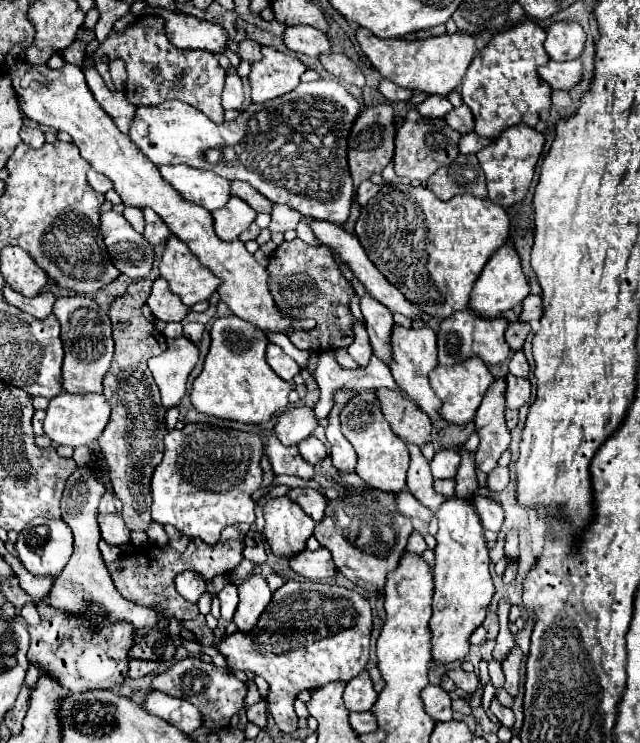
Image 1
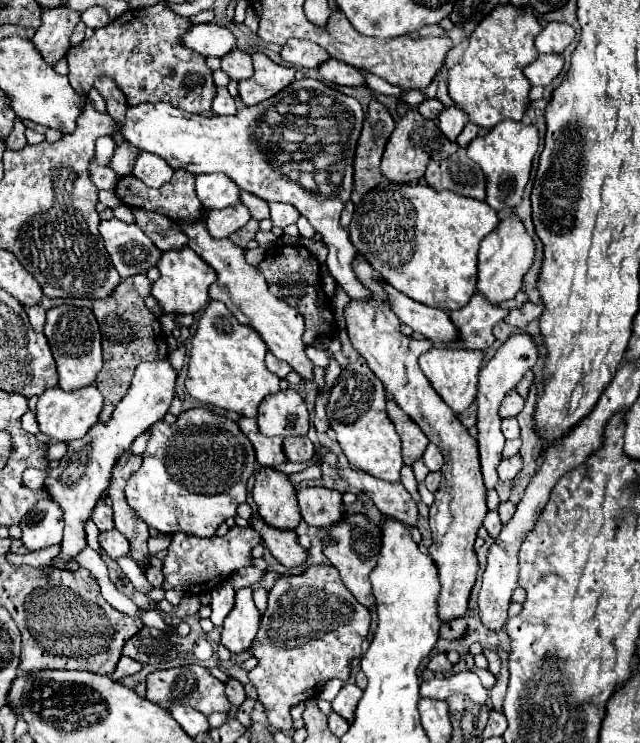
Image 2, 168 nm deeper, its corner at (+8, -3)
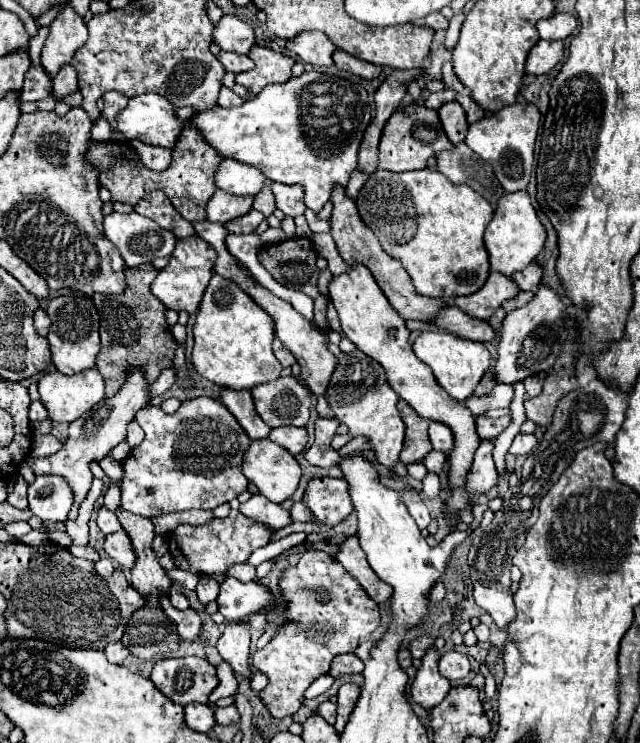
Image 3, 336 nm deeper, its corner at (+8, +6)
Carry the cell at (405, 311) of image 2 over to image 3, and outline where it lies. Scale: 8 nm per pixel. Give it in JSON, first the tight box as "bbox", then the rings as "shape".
{"bbox":[430,307,496,341],"shape":[[[444,307],[440,309],[440,313],[436,315],[434,321],[430,321],[432,325],[446,329],[458,337],[464,339],[474,339],[474,341],[492,341],[496,337],[496,331],[488,325],[488,321],[480,321],[474,319],[466,313],[462,313],[458,307]]]}

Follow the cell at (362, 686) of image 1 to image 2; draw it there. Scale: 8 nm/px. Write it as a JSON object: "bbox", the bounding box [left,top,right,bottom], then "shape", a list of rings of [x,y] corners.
{"bbox":[332,684,362,722],"shape":[[[346,684],[338,696],[332,702],[332,708],[336,714],[340,714],[344,720],[352,722],[354,720],[354,710],[358,706],[358,700],[362,698],[362,690],[356,684]]]}

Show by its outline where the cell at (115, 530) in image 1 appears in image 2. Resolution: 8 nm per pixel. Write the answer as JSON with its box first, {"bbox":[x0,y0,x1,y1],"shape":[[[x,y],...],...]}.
{"bbox":[98,530,130,560],"shape":[[[108,530],[108,532],[100,532],[98,536],[102,550],[112,558],[118,560],[120,556],[124,556],[130,550],[128,540],[118,532],[118,530]]]}

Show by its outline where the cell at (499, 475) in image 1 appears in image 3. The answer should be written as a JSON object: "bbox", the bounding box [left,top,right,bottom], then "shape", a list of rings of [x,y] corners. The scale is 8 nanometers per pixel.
{"bbox":[510,435,538,455],"shape":[[[516,435],[516,439],[514,439],[514,443],[512,443],[512,447],[510,447],[510,455],[528,455],[532,449],[534,449],[534,445],[536,445],[538,441],[536,441],[536,437],[534,435]]]}

